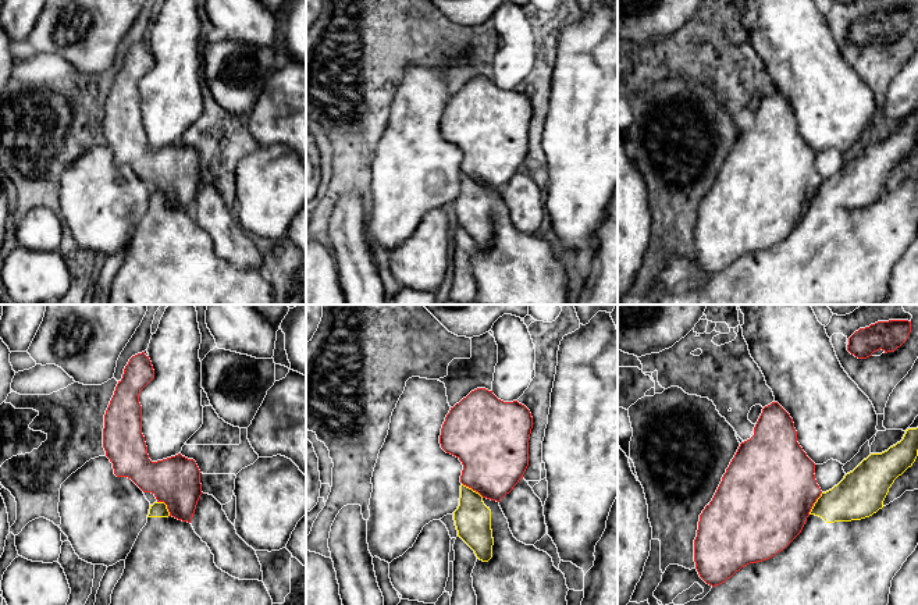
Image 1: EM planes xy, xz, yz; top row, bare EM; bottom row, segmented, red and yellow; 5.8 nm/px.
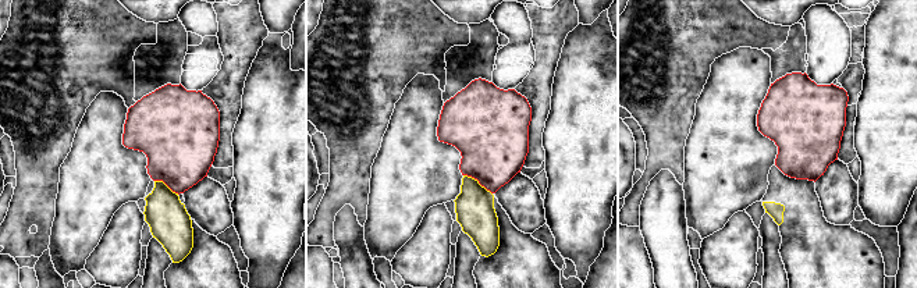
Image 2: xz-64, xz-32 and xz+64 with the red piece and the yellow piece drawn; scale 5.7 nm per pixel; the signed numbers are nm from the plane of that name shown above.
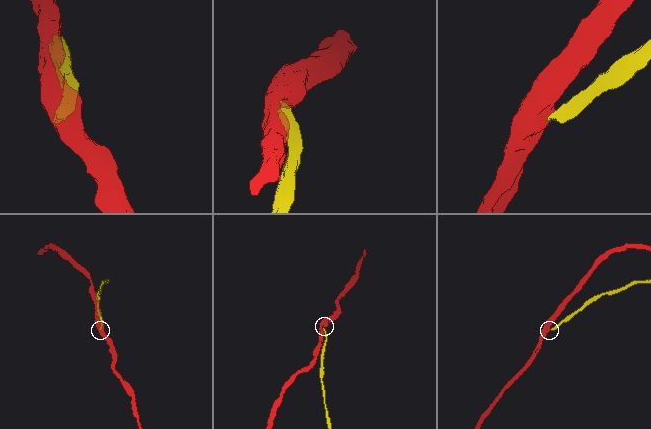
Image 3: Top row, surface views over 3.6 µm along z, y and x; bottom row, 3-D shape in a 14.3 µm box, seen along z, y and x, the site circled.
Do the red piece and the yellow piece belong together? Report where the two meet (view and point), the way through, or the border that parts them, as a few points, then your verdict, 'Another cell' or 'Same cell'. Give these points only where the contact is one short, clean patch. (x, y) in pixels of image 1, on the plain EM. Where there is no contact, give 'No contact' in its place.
Touches red at yz (814, 191). Boundary: yz (822, 181), (808, 202). Another cell

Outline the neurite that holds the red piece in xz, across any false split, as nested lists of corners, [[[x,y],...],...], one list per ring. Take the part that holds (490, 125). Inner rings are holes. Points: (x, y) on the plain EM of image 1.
[[[477,76],[451,96],[441,117],[441,136],[462,153],[460,171],[499,191],[529,154],[530,99]]]

